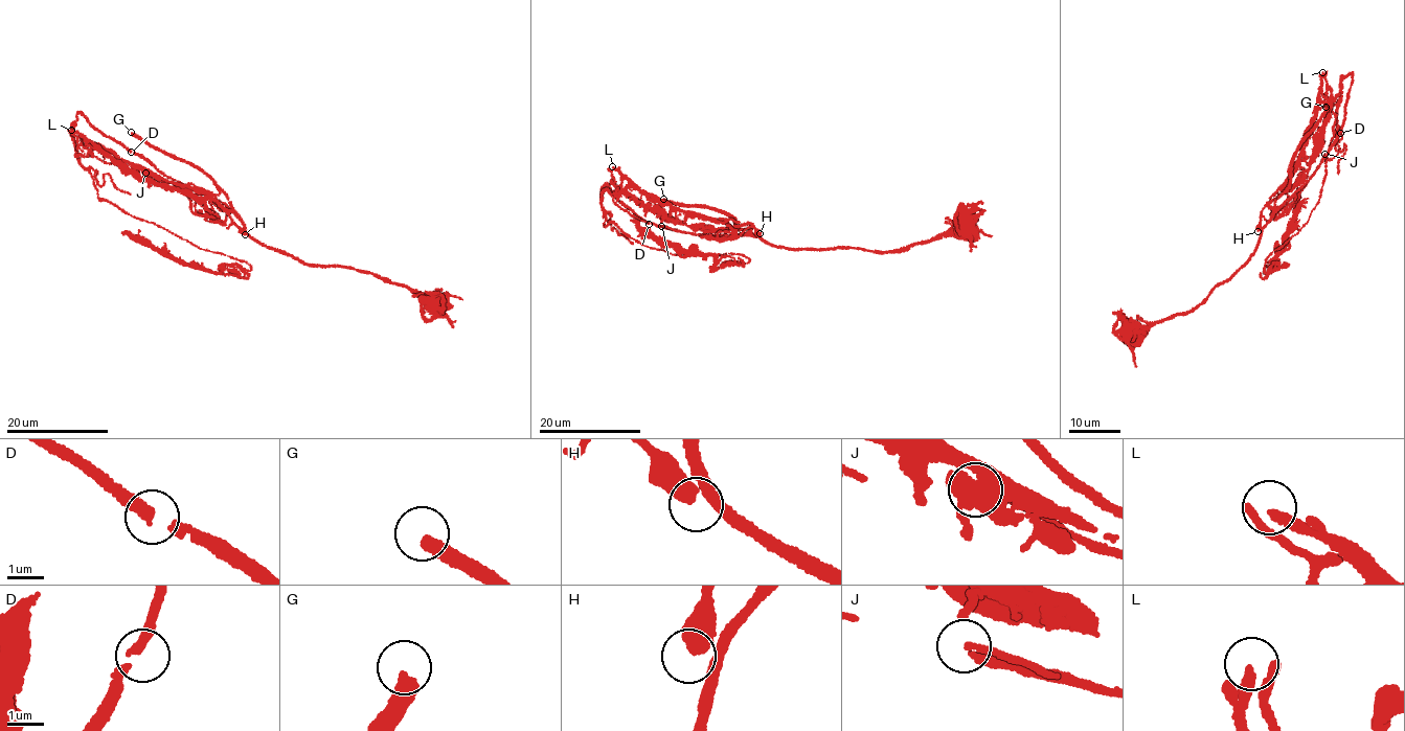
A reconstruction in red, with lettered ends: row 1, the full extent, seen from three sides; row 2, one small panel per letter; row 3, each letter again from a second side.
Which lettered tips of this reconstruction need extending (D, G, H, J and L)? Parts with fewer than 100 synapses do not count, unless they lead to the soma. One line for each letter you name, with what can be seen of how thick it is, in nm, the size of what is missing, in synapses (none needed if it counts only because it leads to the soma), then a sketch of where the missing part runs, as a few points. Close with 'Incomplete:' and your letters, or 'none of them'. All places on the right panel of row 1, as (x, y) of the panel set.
G: 400 nm thick; about 250 synapses; missing branch runs (1326, 107), (1352, 52), (1351, 23), (1323, 89), (1327, 100), (1314, 115), (1282, 127), (1294, 95), (1311, 103)
Incomplete: G

